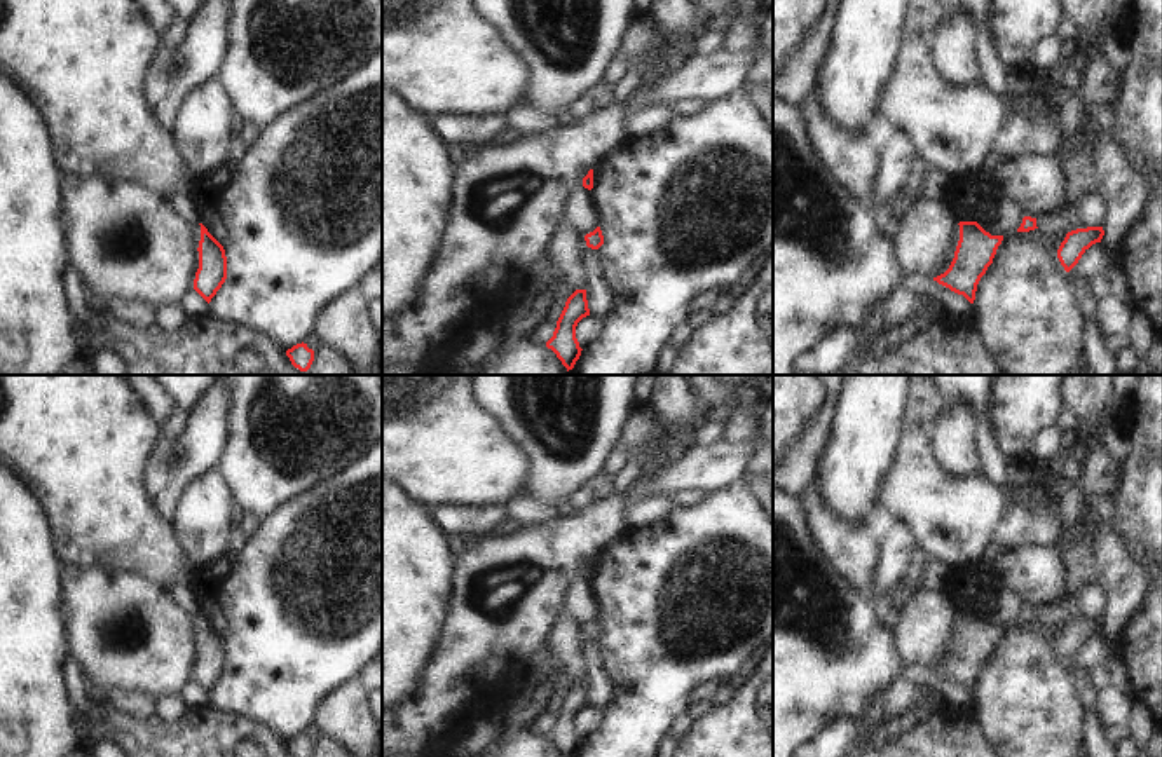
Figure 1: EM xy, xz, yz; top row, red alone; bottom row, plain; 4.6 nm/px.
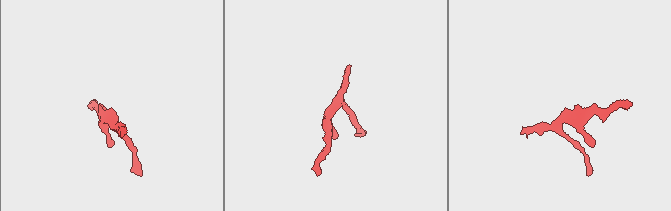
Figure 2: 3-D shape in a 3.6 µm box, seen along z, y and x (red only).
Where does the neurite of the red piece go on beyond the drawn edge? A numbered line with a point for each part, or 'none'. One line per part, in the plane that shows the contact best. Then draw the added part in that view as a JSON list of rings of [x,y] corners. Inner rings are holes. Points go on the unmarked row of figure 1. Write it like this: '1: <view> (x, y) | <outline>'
none

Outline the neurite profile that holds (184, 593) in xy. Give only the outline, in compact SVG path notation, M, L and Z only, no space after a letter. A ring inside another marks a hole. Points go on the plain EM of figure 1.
M183 583L173 584L169 588L169 593L188 614L192 614L192 616L201 614L199 602L195 598L192 586L183 584Z

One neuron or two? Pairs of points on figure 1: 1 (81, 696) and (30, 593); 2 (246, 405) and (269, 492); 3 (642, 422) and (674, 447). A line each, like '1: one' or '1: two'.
1: two
2: one
3: one

